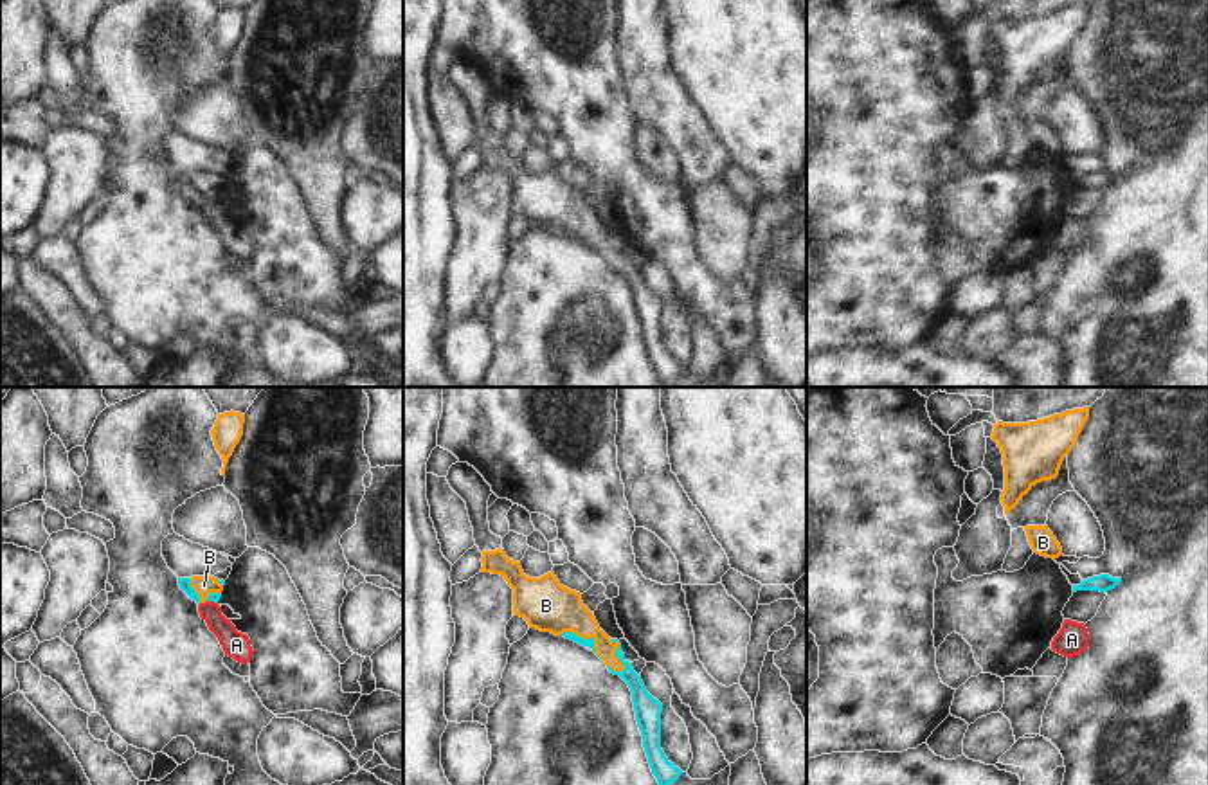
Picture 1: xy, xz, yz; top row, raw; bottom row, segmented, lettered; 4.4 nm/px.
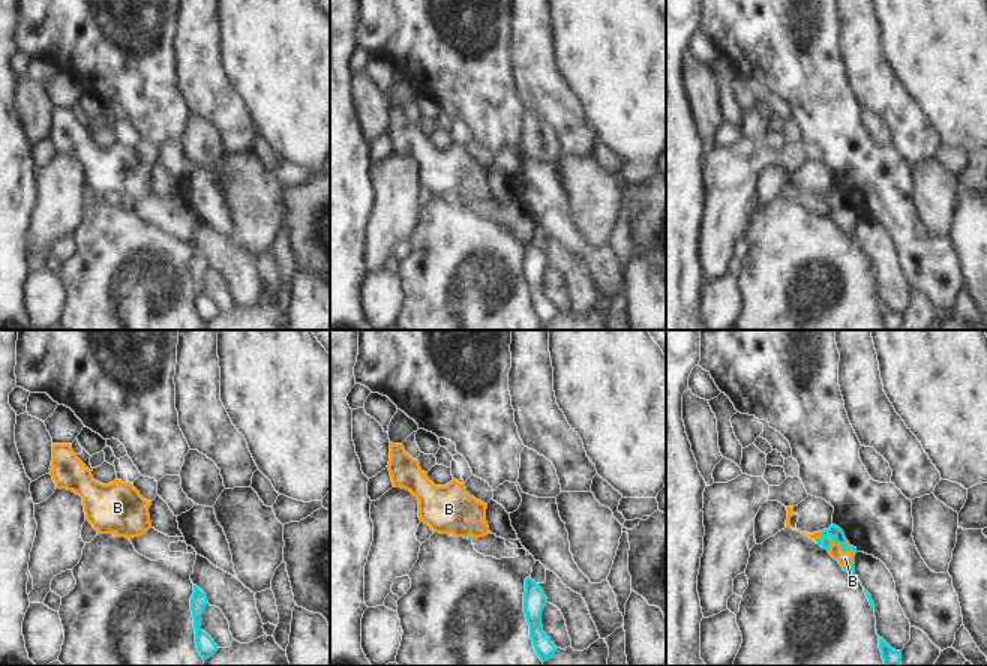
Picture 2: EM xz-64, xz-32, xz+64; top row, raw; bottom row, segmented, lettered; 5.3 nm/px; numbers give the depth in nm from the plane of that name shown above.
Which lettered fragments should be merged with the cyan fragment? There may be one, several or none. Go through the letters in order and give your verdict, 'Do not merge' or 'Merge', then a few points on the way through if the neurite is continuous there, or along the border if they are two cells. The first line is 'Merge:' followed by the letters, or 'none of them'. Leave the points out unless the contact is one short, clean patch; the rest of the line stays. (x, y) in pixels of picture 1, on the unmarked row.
Merge: B
A: Do not merge. Boundary: xy (207, 197), (216, 200)
B: Merge. Path across: xz (571, 233), (587, 236), (557, 206), (546, 202).

